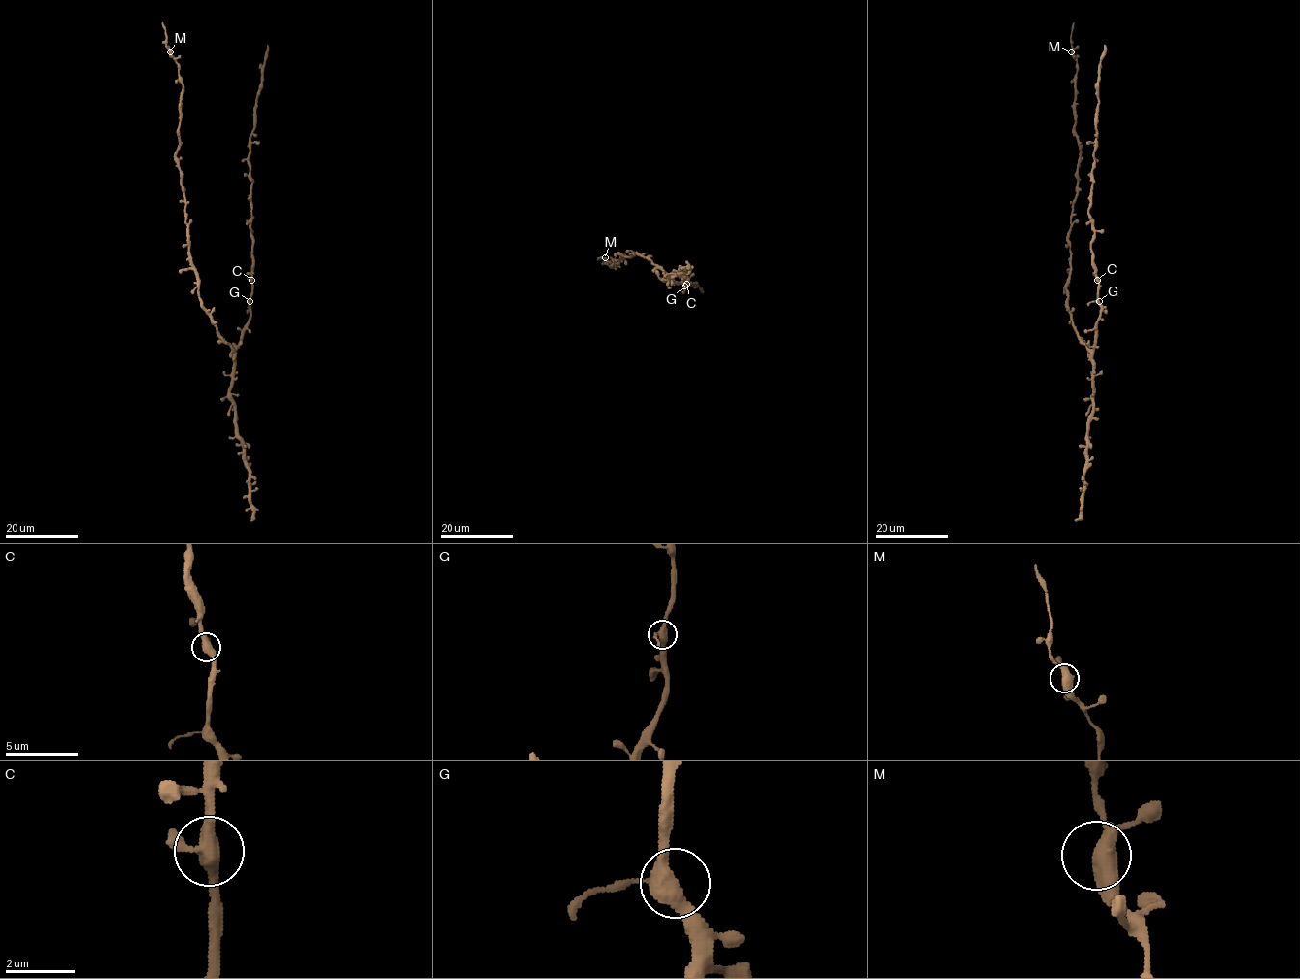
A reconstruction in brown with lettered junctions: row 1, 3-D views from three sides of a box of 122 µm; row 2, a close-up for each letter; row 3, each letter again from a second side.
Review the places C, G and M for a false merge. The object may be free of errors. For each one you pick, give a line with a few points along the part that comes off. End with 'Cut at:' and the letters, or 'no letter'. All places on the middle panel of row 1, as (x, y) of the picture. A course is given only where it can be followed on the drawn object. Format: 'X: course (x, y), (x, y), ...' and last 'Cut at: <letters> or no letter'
Cut at: no letter

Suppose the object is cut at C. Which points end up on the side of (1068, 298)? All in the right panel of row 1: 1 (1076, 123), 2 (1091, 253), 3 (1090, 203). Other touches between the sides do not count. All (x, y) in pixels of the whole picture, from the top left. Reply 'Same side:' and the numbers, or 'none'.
Same side: 1

